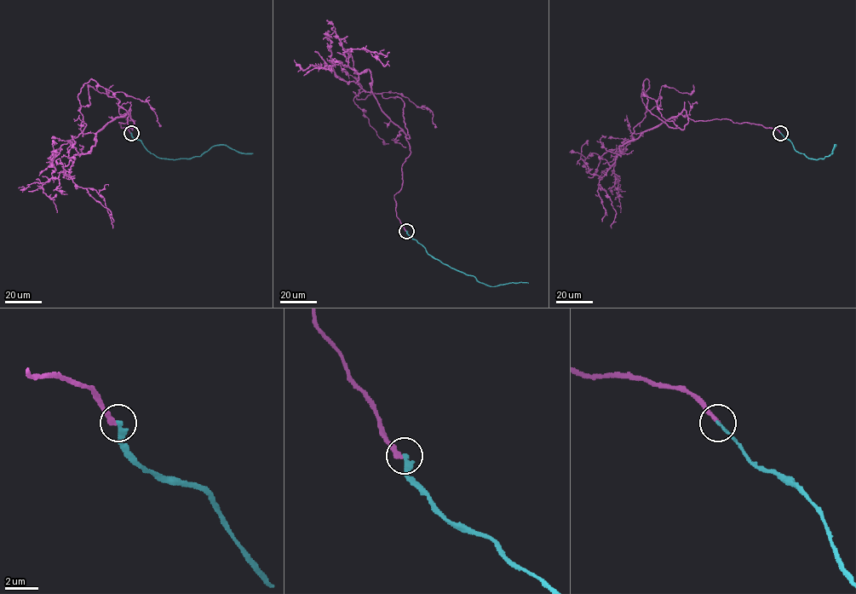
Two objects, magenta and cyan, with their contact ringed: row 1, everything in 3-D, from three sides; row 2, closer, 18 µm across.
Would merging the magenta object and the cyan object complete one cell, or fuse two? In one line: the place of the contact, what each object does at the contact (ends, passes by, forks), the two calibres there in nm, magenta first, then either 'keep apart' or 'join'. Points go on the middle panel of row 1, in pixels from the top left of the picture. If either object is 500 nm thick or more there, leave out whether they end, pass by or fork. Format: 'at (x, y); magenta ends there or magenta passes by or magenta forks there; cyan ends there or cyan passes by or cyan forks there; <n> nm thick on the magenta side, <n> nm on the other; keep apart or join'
at (406, 231); magenta ends there; cyan ends there; 280 nm thick on the magenta side, 240 nm on the other; keep apart

